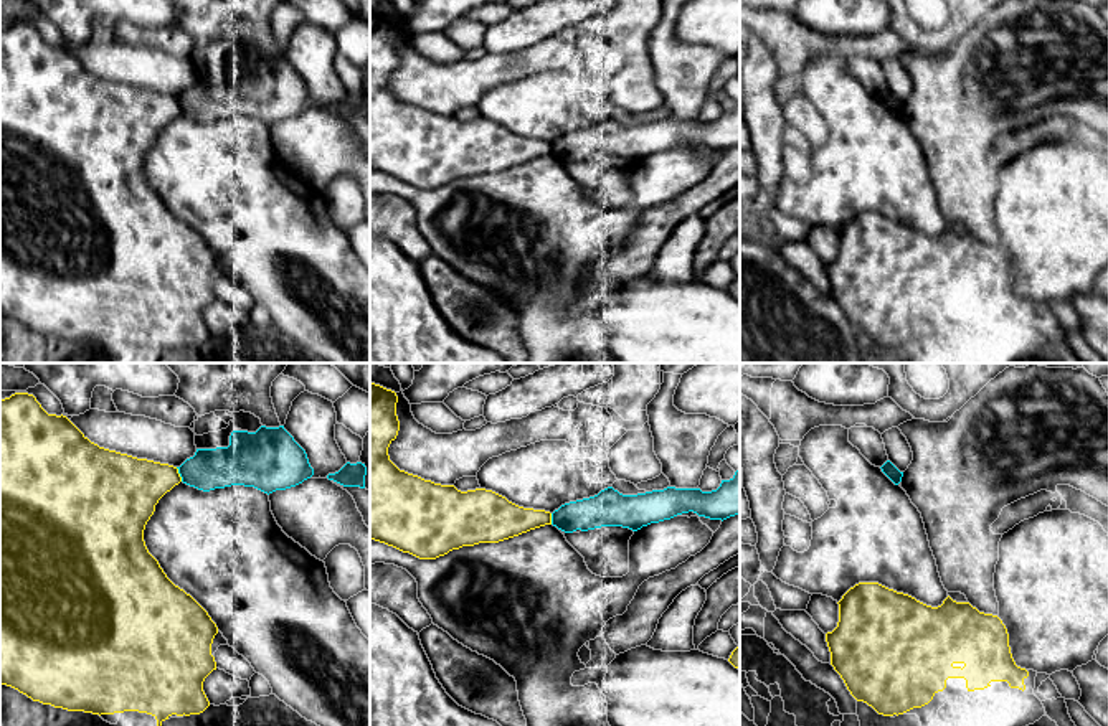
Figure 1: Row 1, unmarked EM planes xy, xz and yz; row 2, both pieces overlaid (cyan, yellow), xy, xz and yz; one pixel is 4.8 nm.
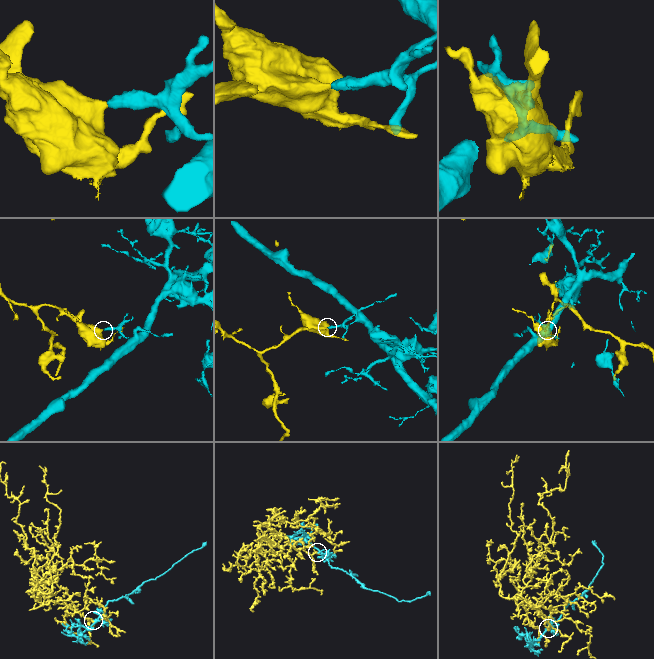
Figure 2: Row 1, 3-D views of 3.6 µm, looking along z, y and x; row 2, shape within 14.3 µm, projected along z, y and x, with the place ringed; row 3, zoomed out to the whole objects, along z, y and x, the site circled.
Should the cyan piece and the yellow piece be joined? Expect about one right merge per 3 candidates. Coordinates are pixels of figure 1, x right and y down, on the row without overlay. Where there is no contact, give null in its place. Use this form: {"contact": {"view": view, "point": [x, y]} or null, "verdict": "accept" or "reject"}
{"contact": {"view": "xy", "point": [179, 103]}, "verdict": "reject"}

